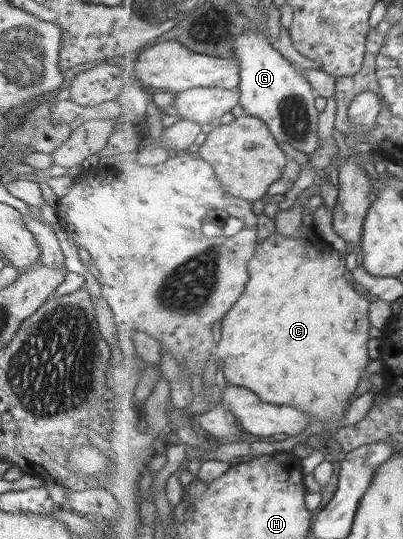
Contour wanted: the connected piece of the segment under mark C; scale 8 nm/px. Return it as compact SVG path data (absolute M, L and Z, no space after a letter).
M305 214L303 215L303 225L302 225L302 234L301 238L287 238L283 235L276 234L274 232L273 235L270 235L263 241L259 242L256 254L250 259L250 272L251 277L250 281L251 283L247 282L246 289L243 290L243 299L239 299L239 303L235 303L235 307L233 309L230 309L229 313L225 315L223 318L221 324L221 336L222 339L218 342L218 353L219 357L223 360L223 373L225 375L225 379L229 385L233 386L241 386L246 387L247 389L250 389L251 391L254 391L257 393L257 395L261 398L261 401L264 401L265 403L274 403L275 405L292 405L293 407L298 407L301 411L306 411L310 417L312 417L313 423L323 423L324 431L321 431L320 433L331 431L332 429L335 429L335 427L342 427L341 423L343 423L343 417L345 417L345 413L347 413L347 409L351 407L351 397L353 397L353 393L357 391L357 387L359 387L359 380L361 377L363 377L365 372L365 367L369 365L369 362L372 361L371 358L369 358L369 339L371 339L371 335L369 335L369 329L371 329L371 320L370 320L370 302L367 300L367 294L365 294L362 290L360 290L351 280L349 273L347 272L347 269L345 269L345 260L344 258L341 258L341 256L338 256L336 252L333 251L333 249L327 245L324 241L322 241L319 238L319 235L315 232L315 228L313 228L313 214Z

